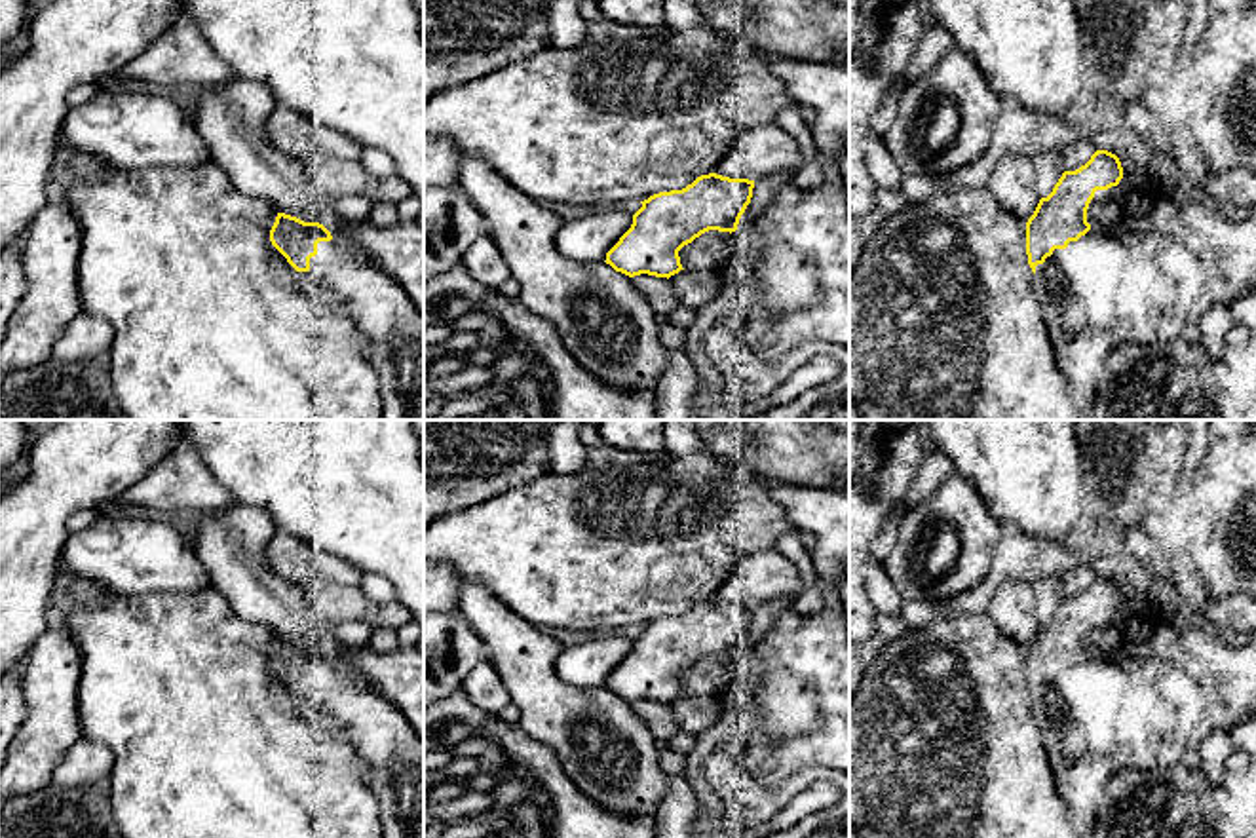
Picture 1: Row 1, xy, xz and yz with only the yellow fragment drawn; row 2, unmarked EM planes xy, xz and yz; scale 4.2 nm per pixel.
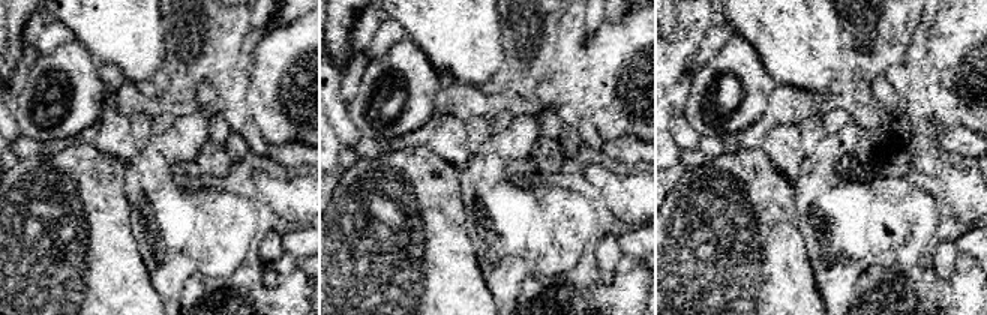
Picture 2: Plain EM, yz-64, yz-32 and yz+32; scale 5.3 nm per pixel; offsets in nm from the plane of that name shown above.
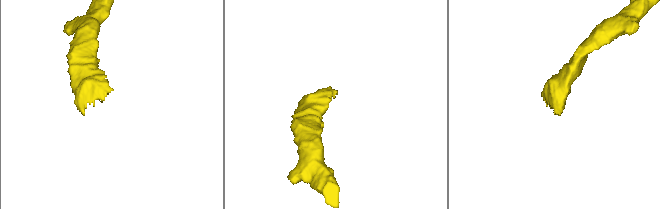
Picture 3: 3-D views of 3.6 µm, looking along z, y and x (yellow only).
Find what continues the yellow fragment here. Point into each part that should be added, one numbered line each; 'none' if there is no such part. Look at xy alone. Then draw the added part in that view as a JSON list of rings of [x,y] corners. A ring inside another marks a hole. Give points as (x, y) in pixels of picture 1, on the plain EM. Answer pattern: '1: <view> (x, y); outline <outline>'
1: xy (394, 753); outline [[[338,665],[319,667],[302,716],[319,730],[342,732],[367,762],[367,785],[378,802],[382,838],[424,838],[424,739],[405,714],[382,694],[361,686]]]

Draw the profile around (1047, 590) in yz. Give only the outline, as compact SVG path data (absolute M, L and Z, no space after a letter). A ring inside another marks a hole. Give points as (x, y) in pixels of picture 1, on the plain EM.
M1041 576L1032 581L1034 597L1036 597L1036 614L1039 623L1047 623L1062 599L1066 597L1062 591L1060 576Z

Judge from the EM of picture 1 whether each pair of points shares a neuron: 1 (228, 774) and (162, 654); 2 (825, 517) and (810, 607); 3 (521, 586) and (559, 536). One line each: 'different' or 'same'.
1: same
2: same
3: same

